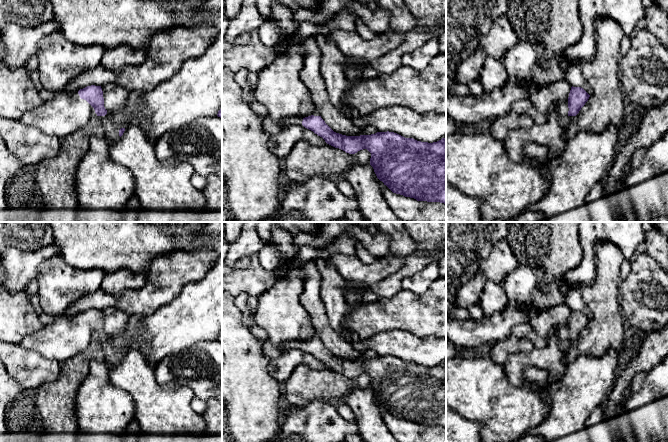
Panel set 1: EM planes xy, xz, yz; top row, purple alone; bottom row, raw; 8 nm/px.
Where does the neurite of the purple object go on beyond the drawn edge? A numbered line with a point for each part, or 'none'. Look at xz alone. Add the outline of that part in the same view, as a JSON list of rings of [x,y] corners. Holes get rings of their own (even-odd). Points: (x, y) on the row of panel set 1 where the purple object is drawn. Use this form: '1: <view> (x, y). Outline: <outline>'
1: xz (293, 120). Outline: [[[291,117],[291,118],[286,118],[281,124],[280,126],[282,128],[290,126],[290,125],[302,125],[302,121],[303,121],[304,117]]]

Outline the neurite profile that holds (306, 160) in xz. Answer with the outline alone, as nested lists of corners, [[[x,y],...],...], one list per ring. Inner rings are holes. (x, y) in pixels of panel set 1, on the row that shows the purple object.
[[[298,141],[285,158],[283,176],[298,184],[311,177],[328,177],[345,172],[353,165],[369,165],[371,153],[367,149],[349,154],[327,143],[311,144]]]

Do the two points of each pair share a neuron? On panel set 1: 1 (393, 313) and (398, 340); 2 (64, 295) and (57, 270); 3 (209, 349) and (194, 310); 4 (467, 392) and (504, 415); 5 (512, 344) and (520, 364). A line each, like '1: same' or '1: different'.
1: different
2: same
3: different
4: same
5: different

